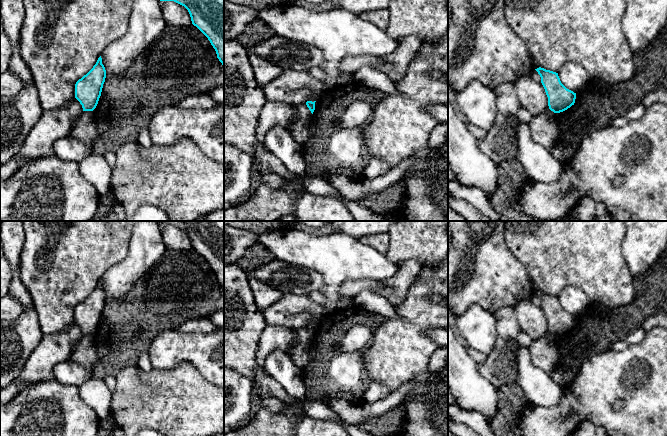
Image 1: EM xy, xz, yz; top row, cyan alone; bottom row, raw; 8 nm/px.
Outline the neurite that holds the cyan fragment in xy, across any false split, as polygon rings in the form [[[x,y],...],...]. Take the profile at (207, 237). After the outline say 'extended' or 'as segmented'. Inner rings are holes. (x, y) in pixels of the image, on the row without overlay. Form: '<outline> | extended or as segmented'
[[[156,221],[184,230],[196,250],[210,265],[224,290],[224,221]]] | as segmented

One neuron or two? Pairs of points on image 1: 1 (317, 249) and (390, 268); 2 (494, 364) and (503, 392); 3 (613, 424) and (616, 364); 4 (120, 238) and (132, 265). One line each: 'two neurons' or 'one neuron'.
1: one neuron
2: two neurons
3: one neuron
4: two neurons

